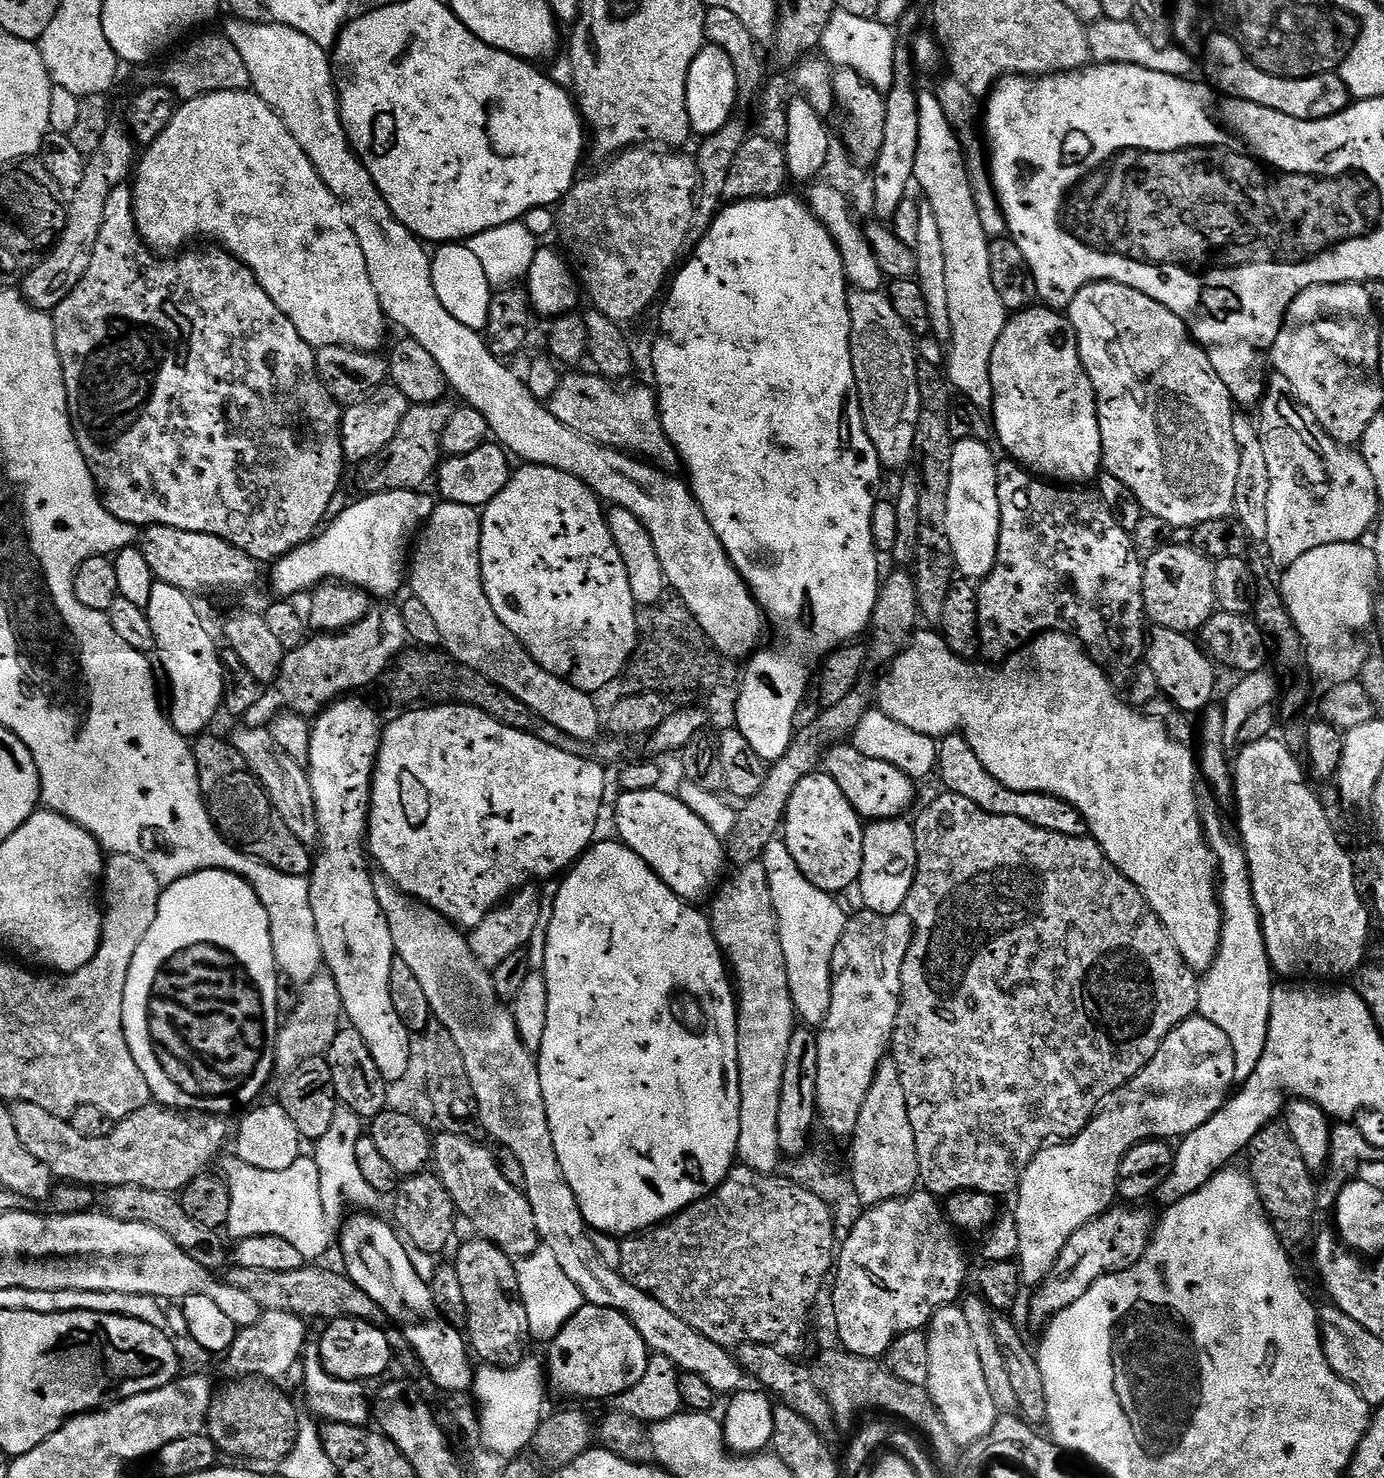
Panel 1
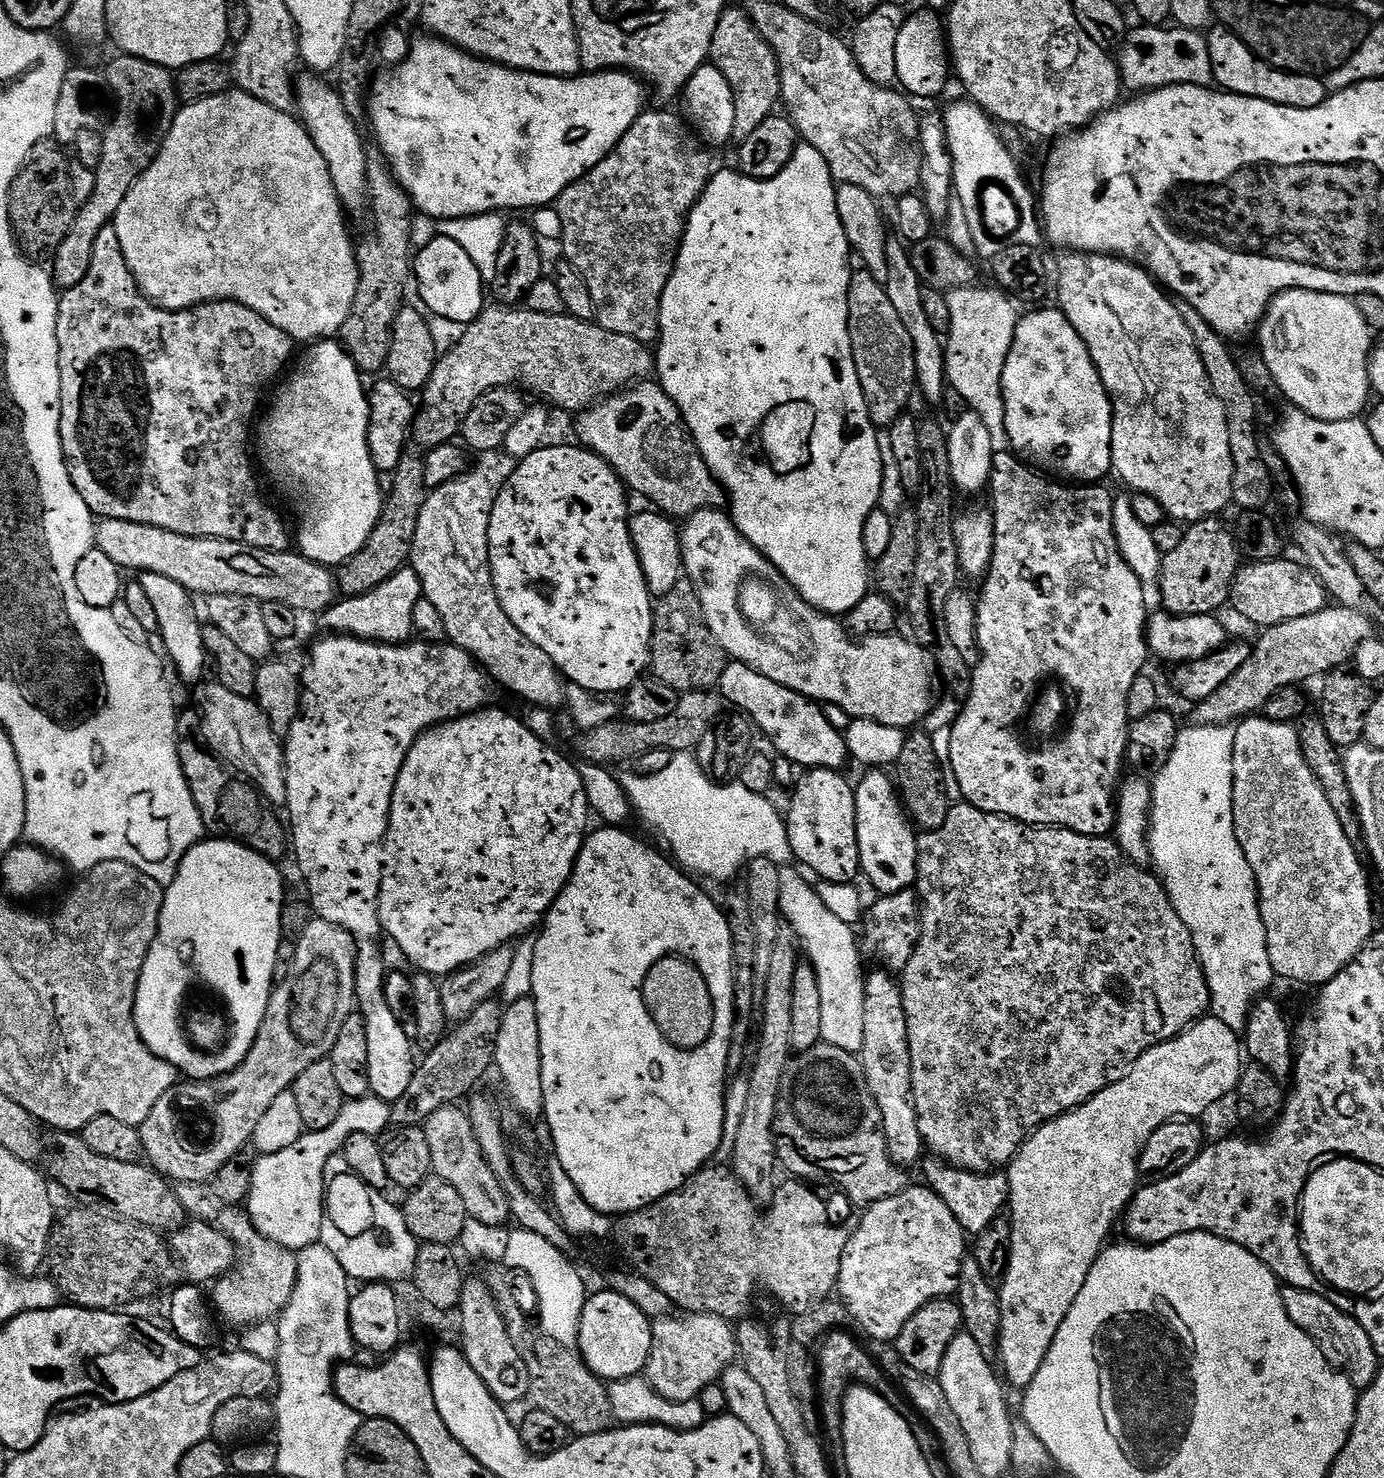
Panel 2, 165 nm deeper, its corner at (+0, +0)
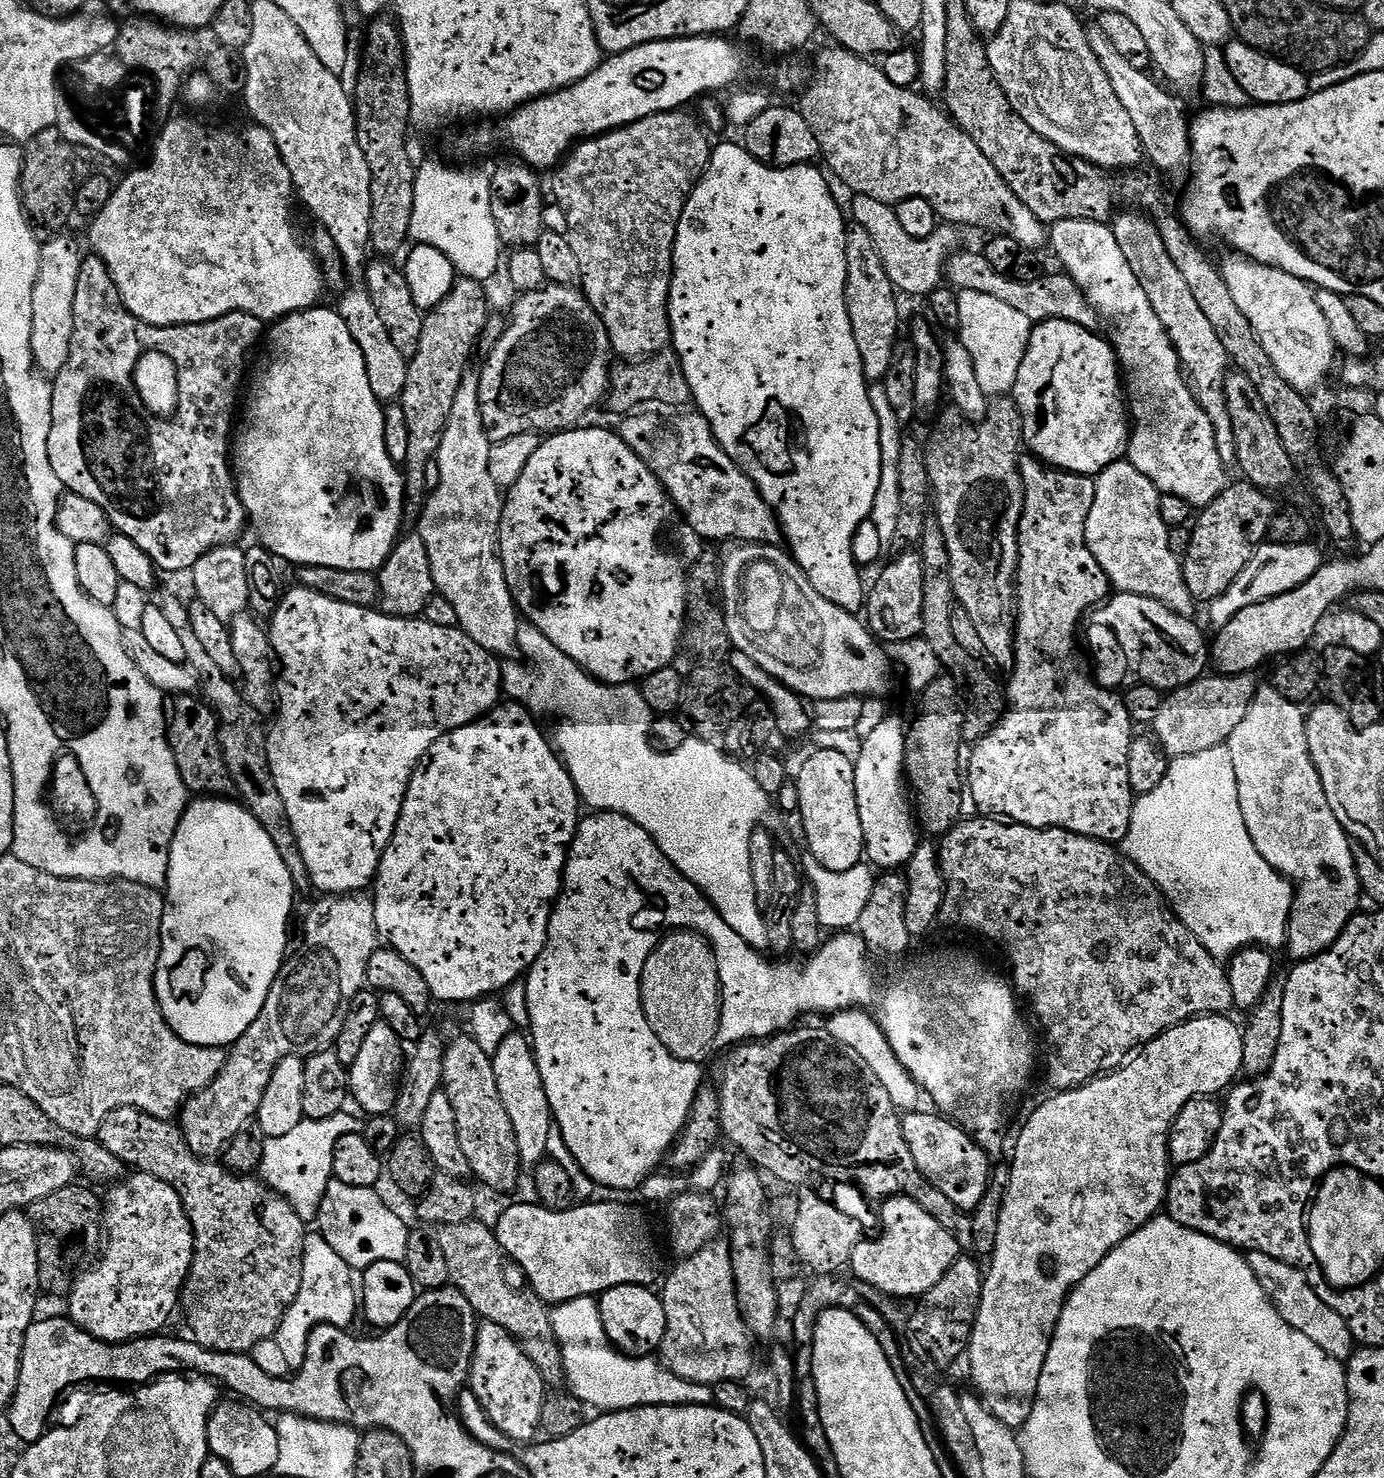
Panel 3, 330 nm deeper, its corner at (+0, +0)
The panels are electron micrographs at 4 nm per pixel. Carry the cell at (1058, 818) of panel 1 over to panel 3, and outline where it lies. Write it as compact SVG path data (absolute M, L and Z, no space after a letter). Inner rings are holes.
M1032 456L1021 459L1020 477L1024 513L1018 530L1016 665L1008 684L1006 680L1007 711L996 728L974 745L972 757L967 757L966 792L985 817L1003 818L1031 828L1061 828L1120 846L1126 830L1130 830L1134 803L1128 769L1134 725L1123 699L1096 683L1089 669L1084 669L1076 649L1076 627L1081 627L1089 609L1103 604L1110 595L1106 574L1086 542L1086 518L1090 518L1090 506L1094 504L1096 481L1090 476L1053 469Z

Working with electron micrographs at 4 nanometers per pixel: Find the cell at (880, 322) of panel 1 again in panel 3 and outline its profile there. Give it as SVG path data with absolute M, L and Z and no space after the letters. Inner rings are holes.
M849 227L846 238L846 310L854 330L854 342L858 342L858 354L862 354L862 370L870 382L883 381L886 370L890 370L890 362L894 362L896 346L901 339L900 304L896 299L896 287L886 274L886 266L882 266L882 258L878 258L878 250L874 250L874 242L870 242L870 234L858 227Z

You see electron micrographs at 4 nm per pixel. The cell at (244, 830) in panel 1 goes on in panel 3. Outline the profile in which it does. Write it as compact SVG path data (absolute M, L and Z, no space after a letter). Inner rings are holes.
M180 694L175 697L176 713L170 716L168 745L172 747L174 762L182 774L182 782L189 793L204 798L224 798L233 791L234 785L230 770L223 758L217 736L217 719L212 708L203 699L192 694Z

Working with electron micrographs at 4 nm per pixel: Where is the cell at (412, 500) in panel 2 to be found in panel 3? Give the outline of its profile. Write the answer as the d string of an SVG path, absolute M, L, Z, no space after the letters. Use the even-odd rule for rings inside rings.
M457 279L456 285L446 294L438 307L424 317L422 342L409 359L404 393L398 401L406 414L406 426L410 429L410 442L406 445L406 462L402 465L404 477L404 518L416 522L424 511L429 490L426 486L426 464L435 460L442 446L442 434L448 425L450 410L454 410L454 398L458 398L460 383L469 371L468 358L472 347L484 335L488 324L488 292L478 280Z

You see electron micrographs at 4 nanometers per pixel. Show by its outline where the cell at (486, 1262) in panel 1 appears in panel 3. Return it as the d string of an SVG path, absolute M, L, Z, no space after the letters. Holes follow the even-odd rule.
M489 1320L483 1321L483 1323L481 1323L476 1329L476 1349L472 1355L470 1391L472 1391L478 1398L478 1402L482 1406L482 1410L486 1410L490 1423L493 1424L493 1426L495 1426L496 1429L503 1434L503 1436L507 1436L509 1441L516 1442L516 1440L528 1440L524 1442L532 1442L537 1439L538 1433L541 1431L540 1419L542 1418L542 1406L544 1405L544 1401L546 1399L546 1385L544 1379L542 1378L542 1374L538 1370L538 1366L534 1366L534 1362L530 1362L530 1358L526 1358L526 1354L520 1349L515 1338L513 1338L506 1330L502 1330L502 1326L498 1326Z

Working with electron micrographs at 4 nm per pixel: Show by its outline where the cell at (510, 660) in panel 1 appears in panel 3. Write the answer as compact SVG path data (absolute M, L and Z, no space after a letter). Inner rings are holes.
M465 375L460 383L458 398L454 398L454 410L446 430L442 434L442 446L436 455L440 477L437 488L427 497L424 511L418 521L418 535L426 542L426 554L430 554L430 574L434 574L434 586L438 595L446 598L458 614L458 627L478 646L482 646L497 658L512 658L517 655L518 630L522 617L516 606L516 599L510 594L506 582L506 570L500 557L500 519L504 513L502 490L490 478L490 450L493 441L489 440L482 426L480 413L480 377Z

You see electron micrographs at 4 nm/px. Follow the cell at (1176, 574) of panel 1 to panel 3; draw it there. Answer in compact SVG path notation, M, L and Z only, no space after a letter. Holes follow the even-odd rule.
M1229 483L1215 502L1195 517L1190 546L1182 563L1184 580L1197 602L1211 602L1225 594L1246 569L1256 549L1268 540L1268 527L1278 511L1278 505L1272 501L1275 499L1250 483L1239 483Z

